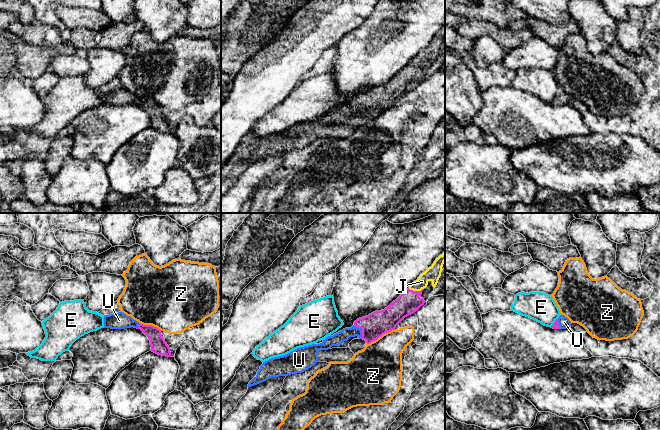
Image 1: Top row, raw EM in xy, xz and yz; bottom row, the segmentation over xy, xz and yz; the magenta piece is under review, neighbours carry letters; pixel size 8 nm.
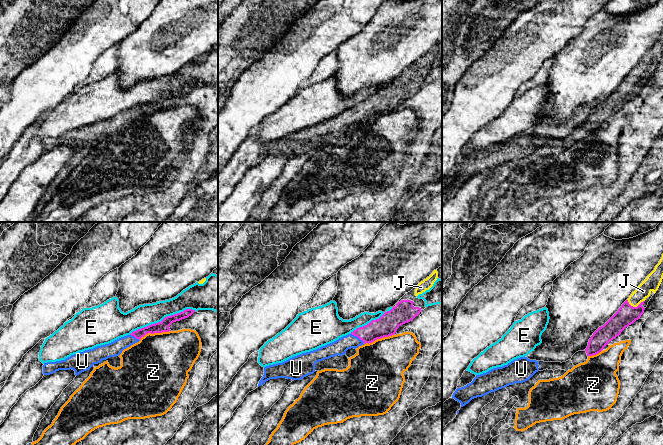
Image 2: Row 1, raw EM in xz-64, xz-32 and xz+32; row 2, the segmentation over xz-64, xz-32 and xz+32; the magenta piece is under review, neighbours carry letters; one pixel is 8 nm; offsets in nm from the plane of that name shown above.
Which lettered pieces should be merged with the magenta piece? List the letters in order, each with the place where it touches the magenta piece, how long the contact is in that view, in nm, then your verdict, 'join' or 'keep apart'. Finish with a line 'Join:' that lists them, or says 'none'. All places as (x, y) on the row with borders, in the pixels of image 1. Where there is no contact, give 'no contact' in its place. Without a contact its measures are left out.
E: yz (554, 322) | 90 nm | keep apart
J: xz (415, 291) | 120 nm | join
U: xz (362, 330) | 130 nm | join
Z: xz (379, 336) | 260 nm | keep apart
Join: J, U

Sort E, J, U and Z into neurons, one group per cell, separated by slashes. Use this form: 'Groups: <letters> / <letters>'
Groups: E / J U / Z

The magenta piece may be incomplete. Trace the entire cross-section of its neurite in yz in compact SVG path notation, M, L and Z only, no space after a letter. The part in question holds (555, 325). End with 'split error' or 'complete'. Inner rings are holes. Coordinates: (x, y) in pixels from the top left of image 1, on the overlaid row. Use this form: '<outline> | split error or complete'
M560 315L557 320L553 323L551 328L553 329L566 329L571 326L571 321L564 315Z | split error

